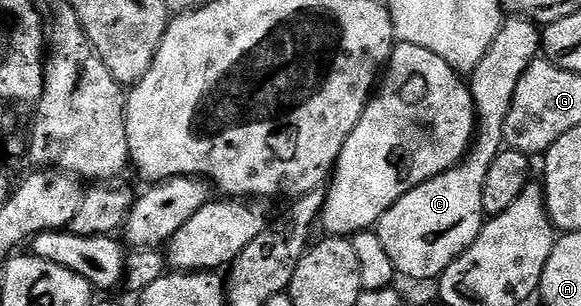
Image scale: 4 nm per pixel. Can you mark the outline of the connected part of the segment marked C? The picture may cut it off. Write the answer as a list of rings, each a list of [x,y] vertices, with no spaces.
[[[523,18],[505,19],[504,25],[498,30],[498,38],[494,38],[494,42],[490,42],[490,50],[486,50],[486,58],[482,58],[482,62],[478,62],[478,66],[470,74],[472,103],[476,105],[476,118],[479,124],[467,156],[440,176],[409,187],[401,195],[400,200],[394,202],[394,206],[390,206],[386,214],[382,214],[380,223],[374,230],[378,238],[382,238],[382,246],[386,254],[390,254],[390,262],[394,262],[396,271],[401,277],[435,281],[476,241],[478,234],[484,229],[486,217],[482,210],[482,182],[486,182],[486,170],[490,170],[490,162],[494,162],[496,155],[505,147],[504,119],[506,114],[510,114],[514,90],[518,90],[516,76],[526,74],[526,70],[537,60],[541,52],[542,32],[533,21]]]

